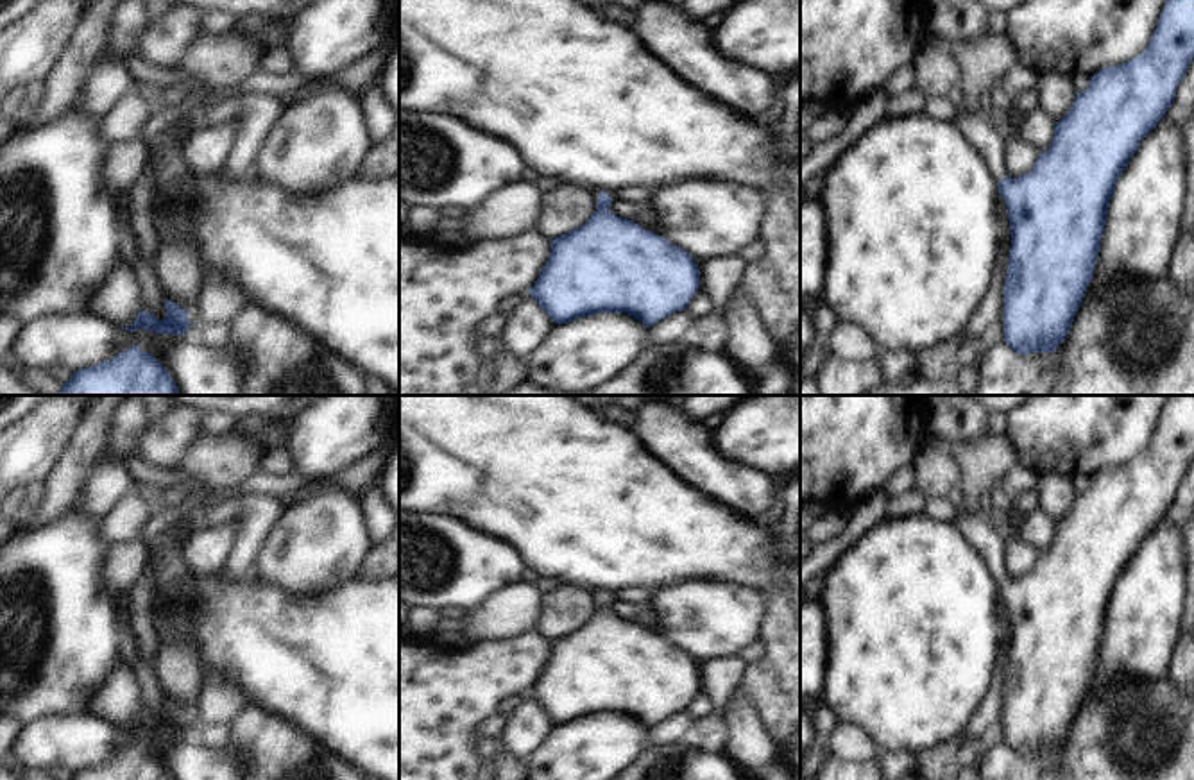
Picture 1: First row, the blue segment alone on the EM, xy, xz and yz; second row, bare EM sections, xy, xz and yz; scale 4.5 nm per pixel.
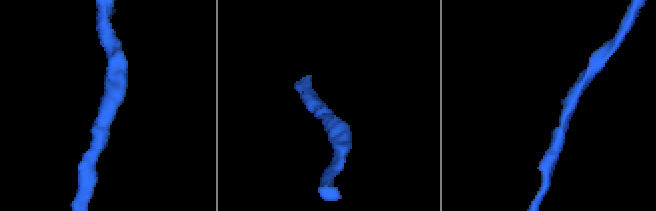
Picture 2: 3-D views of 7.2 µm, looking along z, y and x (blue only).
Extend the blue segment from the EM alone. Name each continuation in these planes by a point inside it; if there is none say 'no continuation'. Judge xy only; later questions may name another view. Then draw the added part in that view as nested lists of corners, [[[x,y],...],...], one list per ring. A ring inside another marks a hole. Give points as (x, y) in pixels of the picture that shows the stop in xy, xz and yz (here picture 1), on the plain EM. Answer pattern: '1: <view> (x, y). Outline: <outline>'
no continuation

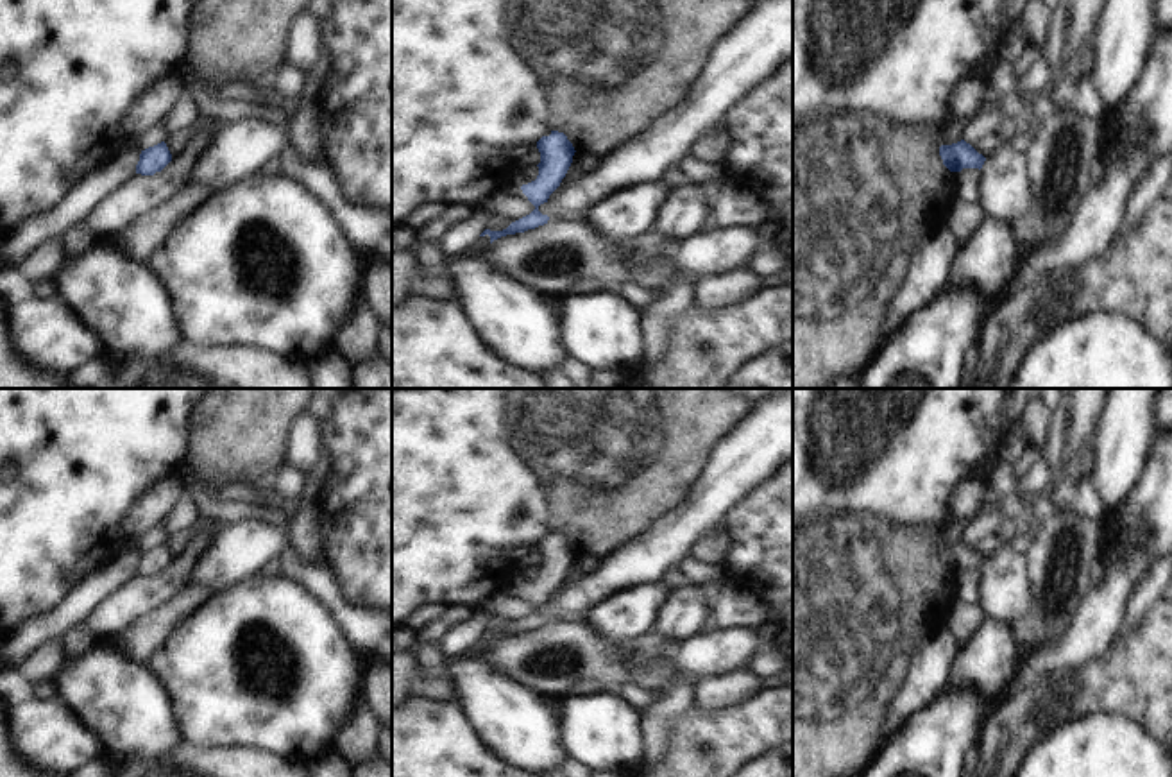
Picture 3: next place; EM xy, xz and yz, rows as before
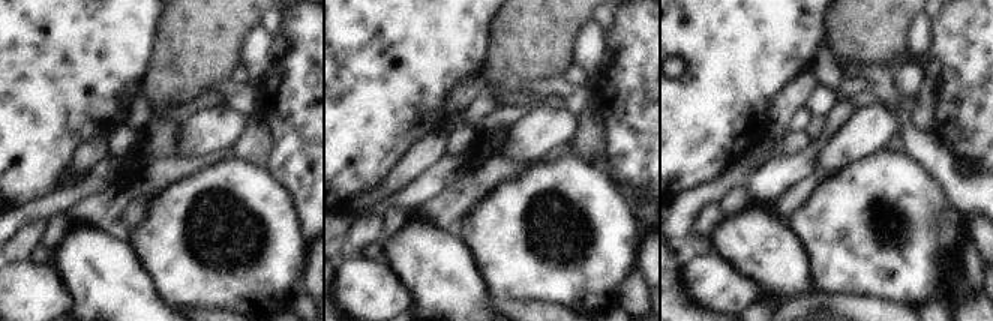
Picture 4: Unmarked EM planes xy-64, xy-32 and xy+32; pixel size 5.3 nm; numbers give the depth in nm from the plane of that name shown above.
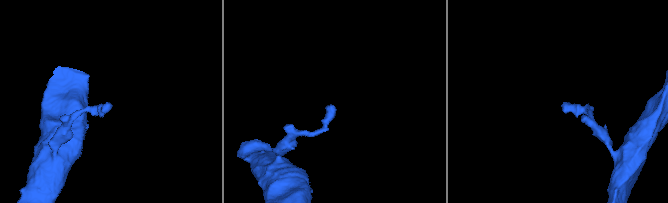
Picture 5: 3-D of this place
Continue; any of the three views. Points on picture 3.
no continuation

